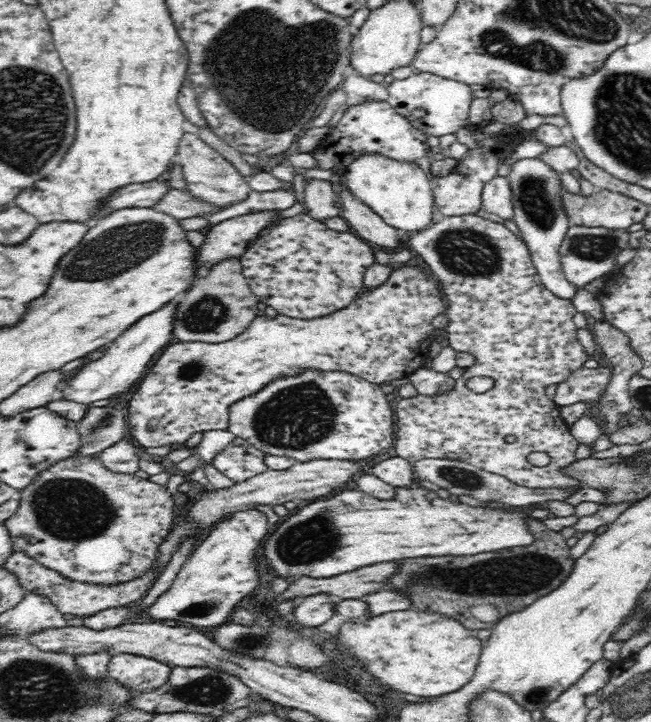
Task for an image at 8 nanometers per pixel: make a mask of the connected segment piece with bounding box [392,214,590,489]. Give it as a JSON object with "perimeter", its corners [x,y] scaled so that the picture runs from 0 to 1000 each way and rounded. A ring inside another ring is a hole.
{"perimeter":[[[710,298],[693,301],[673,301],[670,307],[664,309],[661,314],[636,321],[630,328],[630,341],[636,345],[636,349],[648,355],[648,360],[661,368],[667,381],[676,395],[679,395],[679,403],[688,413],[687,428],[682,435],[688,440],[690,449],[685,454],[685,476],[694,481],[702,488],[720,488],[730,493],[730,501],[725,507],[713,510],[713,517],[707,524],[699,526],[699,533],[684,544],[674,547],[654,548],[642,544],[628,553],[614,553],[604,566],[607,576],[607,594],[604,604],[604,615],[608,622],[608,629],[613,633],[628,637],[631,641],[650,634],[679,634],[685,636],[685,629],[697,626],[704,629],[704,634],[713,640],[722,641],[740,651],[756,654],[759,657],[768,657],[777,661],[780,665],[811,675],[811,676],[842,676],[842,675],[863,675],[863,677],[883,677],[885,675],[894,676],[894,668],[876,662],[862,655],[862,651],[879,643],[879,639],[885,637],[882,630],[885,629],[885,620],[889,612],[879,604],[876,598],[876,589],[863,580],[860,576],[860,564],[839,547],[839,536],[845,532],[860,532],[874,522],[874,518],[885,511],[896,507],[897,501],[905,497],[905,492],[897,488],[897,481],[888,474],[886,470],[886,453],[879,445],[885,428],[879,422],[877,416],[866,416],[851,410],[834,395],[825,371],[819,367],[814,348],[808,341],[808,337],[800,328],[796,328],[791,323],[786,323],[774,310],[757,307],[743,303],[734,298]],[[727,521],[751,521],[759,526],[759,535],[745,544],[727,544],[717,542],[714,529]],[[816,626],[839,626],[846,634],[845,645],[822,647],[816,641],[811,641],[811,630]]]}

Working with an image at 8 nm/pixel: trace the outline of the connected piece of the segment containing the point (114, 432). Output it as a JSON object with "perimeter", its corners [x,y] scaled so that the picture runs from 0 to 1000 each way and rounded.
{"perimeter":[[[175,562],[135,564],[131,578],[118,584],[118,594],[123,600],[126,618],[114,630],[151,632],[151,627],[163,619],[184,612],[194,604],[194,597],[198,596],[195,572],[190,568],[177,566]]]}

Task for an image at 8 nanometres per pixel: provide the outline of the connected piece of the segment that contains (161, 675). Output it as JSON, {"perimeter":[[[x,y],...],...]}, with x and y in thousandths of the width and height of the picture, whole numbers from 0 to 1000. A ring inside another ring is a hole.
{"perimeter":[[[175,904],[164,936],[207,958],[230,958],[255,947],[264,922],[197,904]]]}

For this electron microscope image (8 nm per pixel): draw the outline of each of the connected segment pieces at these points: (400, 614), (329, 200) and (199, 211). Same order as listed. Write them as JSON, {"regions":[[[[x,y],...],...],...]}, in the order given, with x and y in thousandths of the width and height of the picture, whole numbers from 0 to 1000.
{"regions":[[[[627,845],[591,848],[584,853],[565,855],[559,861],[528,861],[519,870],[519,881],[513,884],[519,899],[535,903],[547,916],[562,924],[571,938],[590,942],[593,950],[636,961],[636,964],[677,965],[680,961],[707,956],[730,932],[736,920],[740,895],[730,874],[717,871],[704,857],[685,850],[653,849]]],[[[473,249],[469,253],[467,283],[470,294],[479,302],[495,306],[502,302],[522,301],[522,291],[513,287],[518,267],[504,249]]],[[[264,262],[249,277],[243,277],[243,283],[237,283],[233,287],[272,303],[316,301],[341,291],[341,287],[335,287],[329,281],[310,278],[286,265],[269,262]]]]}

